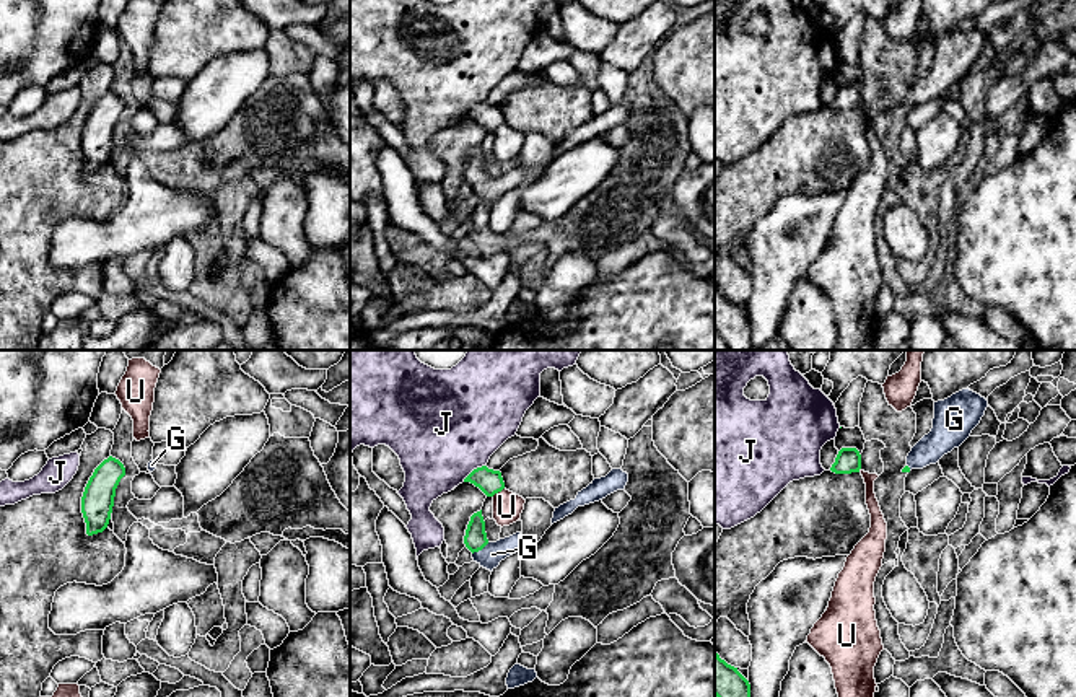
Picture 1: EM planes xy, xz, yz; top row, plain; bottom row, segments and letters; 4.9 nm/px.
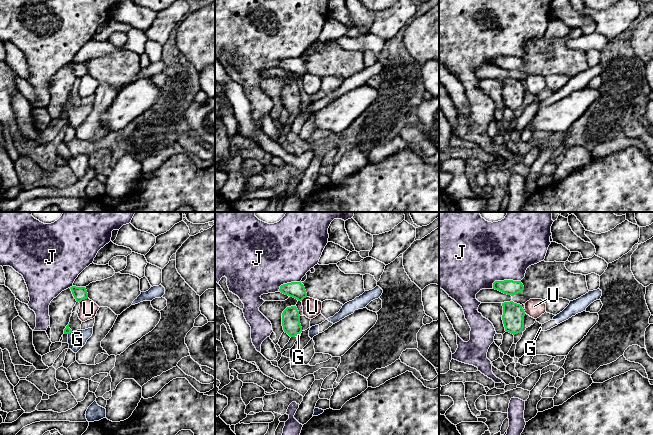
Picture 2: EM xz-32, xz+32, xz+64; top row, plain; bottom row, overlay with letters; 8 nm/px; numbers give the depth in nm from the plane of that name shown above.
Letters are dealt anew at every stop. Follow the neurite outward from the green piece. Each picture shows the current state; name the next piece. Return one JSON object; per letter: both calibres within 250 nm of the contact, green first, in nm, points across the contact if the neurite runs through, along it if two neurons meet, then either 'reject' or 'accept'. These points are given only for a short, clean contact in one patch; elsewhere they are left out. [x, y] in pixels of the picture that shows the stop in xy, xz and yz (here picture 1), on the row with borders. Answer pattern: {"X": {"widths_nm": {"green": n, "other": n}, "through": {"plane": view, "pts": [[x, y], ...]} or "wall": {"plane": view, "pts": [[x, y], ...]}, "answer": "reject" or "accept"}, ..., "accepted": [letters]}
{"G": {"widths_nm": {"green": 110, "other": 110}, "through": {"plane": "xz", "pts": [[476, 539], [481, 549], [492, 554]]}, "answer": "accept"}, "J": {"widths_nm": {"green": 120, "other": 500}, "answer": "reject"}, "U": {"widths_nm": {"green": 120, "other": 140}, "answer": "reject"}, "accepted": ["G"]}

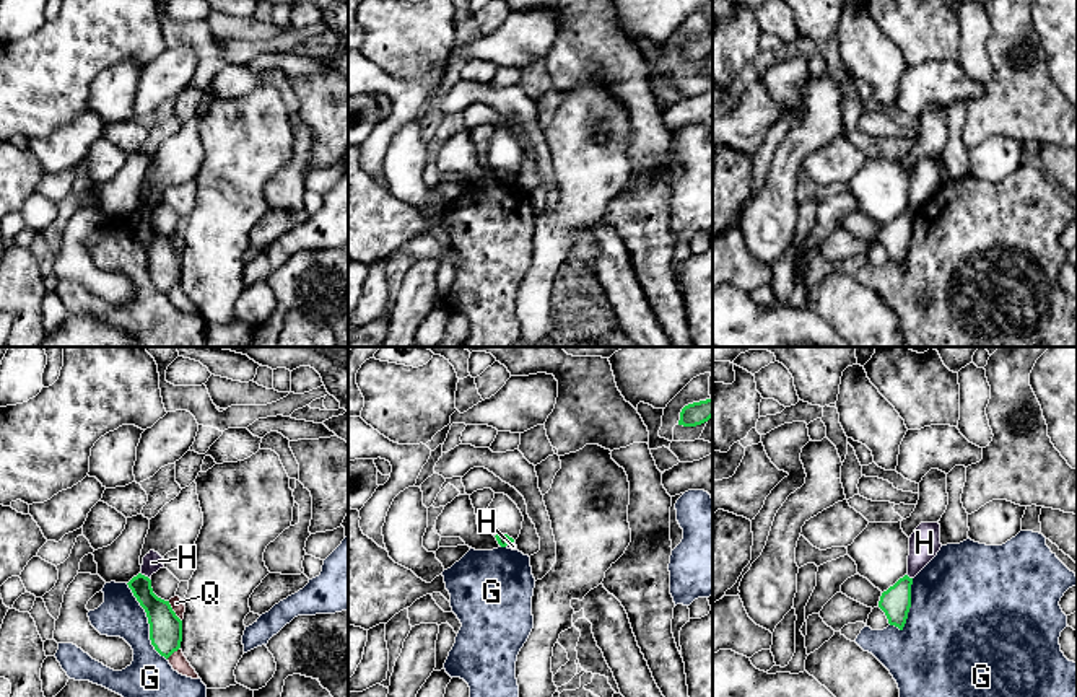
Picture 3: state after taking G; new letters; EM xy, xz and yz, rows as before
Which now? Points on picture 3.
{"G": {"widths_nm": {"green": 160, "other": 220}, "answer": "reject"}, "H": {"widths_nm": {"green": 140, "other": 100}, "wall": {"plane": "xy", "pts": [[140, 572], [148, 578]]}, "answer": "reject"}, "Q": {"widths_nm": {"green": 160, "other": 70}, "answer": "reject"}, "accepted": []}

